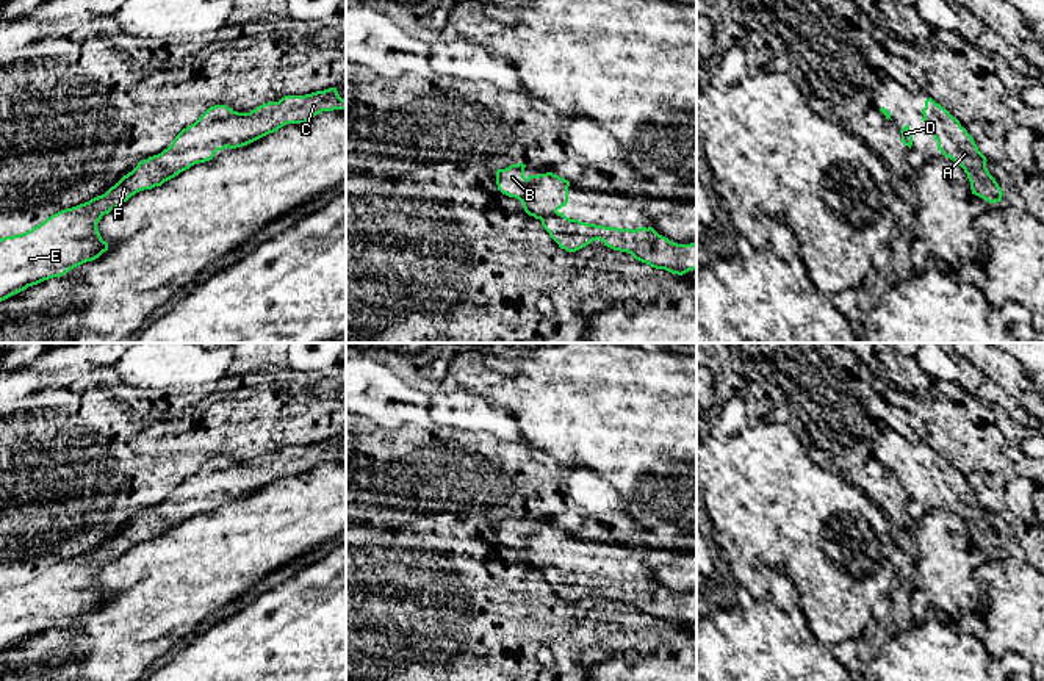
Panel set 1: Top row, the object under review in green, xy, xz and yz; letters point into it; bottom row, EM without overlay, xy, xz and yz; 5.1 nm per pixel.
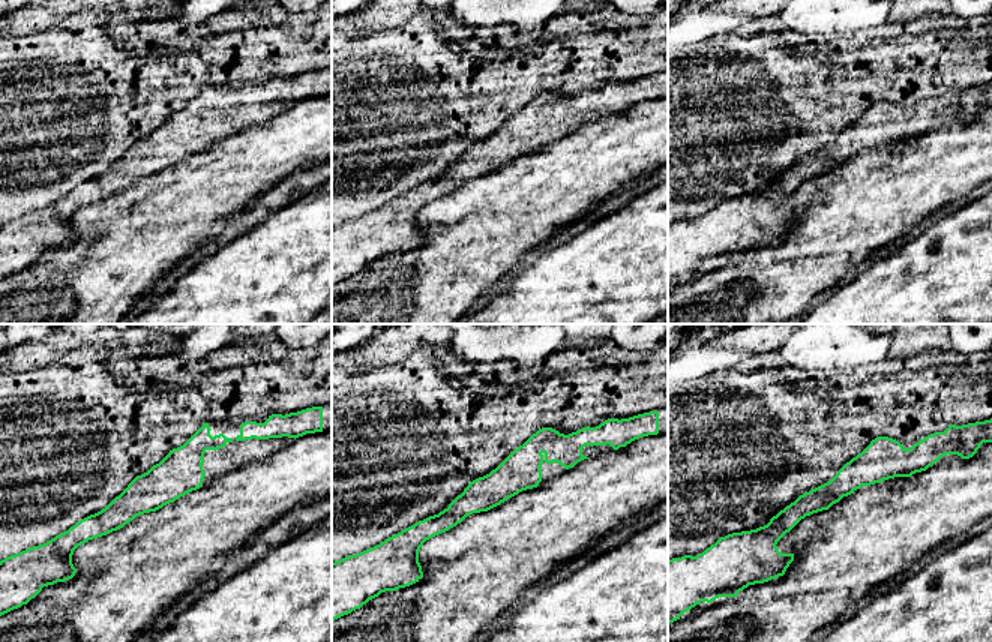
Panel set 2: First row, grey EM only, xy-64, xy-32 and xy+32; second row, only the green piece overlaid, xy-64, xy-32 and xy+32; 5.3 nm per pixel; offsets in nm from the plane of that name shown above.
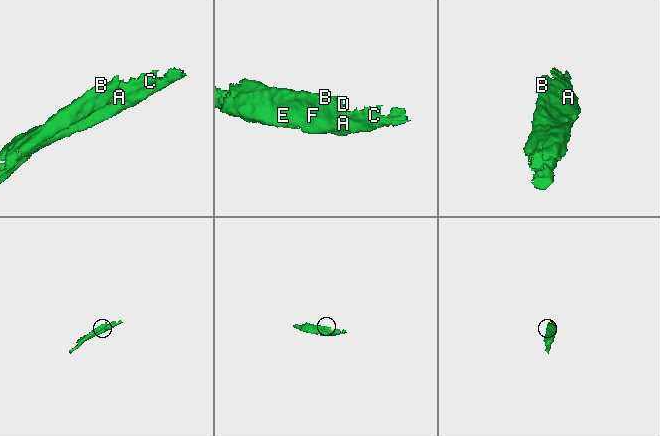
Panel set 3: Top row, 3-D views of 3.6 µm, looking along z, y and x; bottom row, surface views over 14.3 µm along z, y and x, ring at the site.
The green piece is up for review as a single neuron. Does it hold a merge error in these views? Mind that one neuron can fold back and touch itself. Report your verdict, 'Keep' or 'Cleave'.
Keep

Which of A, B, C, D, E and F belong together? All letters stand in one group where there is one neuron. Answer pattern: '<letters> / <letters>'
A B C D E F

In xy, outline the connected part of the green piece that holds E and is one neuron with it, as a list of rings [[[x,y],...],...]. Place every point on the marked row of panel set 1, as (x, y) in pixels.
[[[337,88],[285,95],[250,113],[238,113],[227,105],[210,106],[167,149],[139,161],[105,194],[61,210],[25,233],[0,238],[0,302],[106,252],[108,243],[97,224],[136,193],[161,186],[191,166],[213,160],[218,150],[247,146],[286,124],[305,124],[333,110],[346,110]]]

